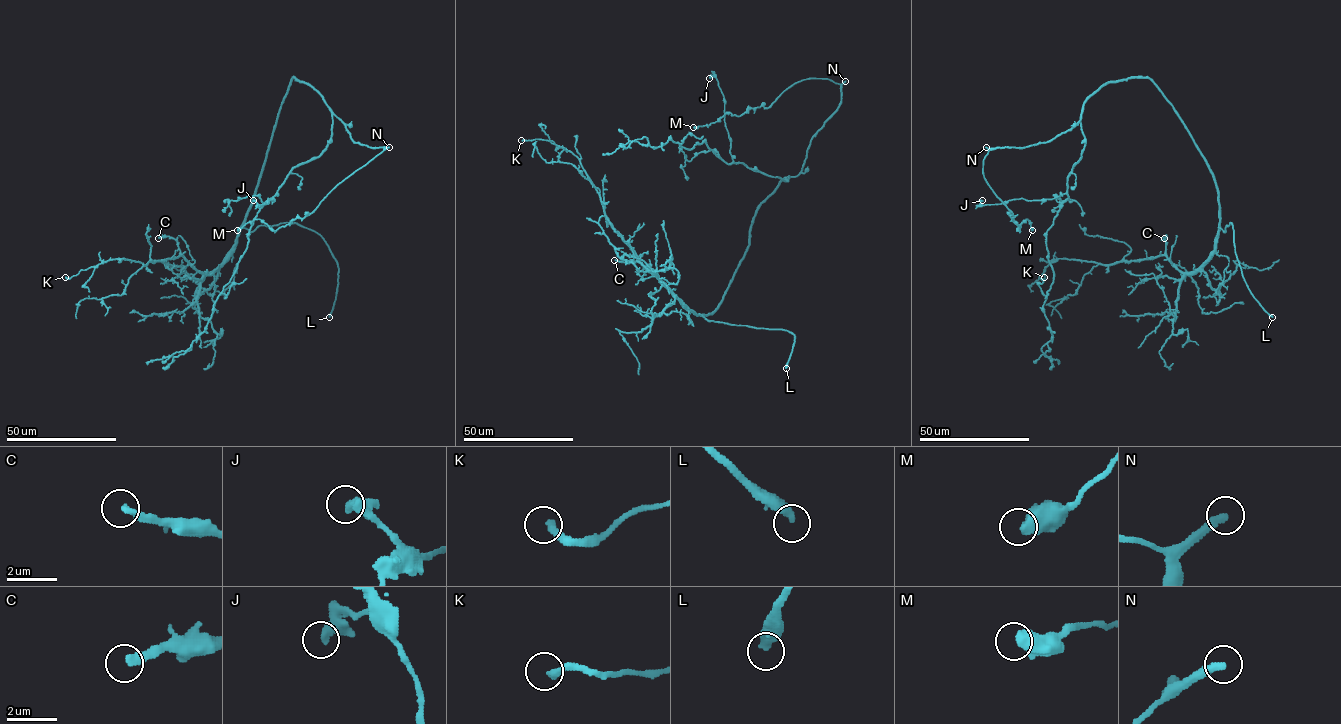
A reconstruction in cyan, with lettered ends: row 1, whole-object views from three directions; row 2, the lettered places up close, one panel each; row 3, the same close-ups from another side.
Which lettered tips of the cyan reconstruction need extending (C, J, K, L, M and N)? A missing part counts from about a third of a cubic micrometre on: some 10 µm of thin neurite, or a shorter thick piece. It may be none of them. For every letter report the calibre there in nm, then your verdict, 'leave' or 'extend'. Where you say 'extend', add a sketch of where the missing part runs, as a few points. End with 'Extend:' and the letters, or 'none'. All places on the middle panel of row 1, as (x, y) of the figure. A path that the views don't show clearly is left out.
C: calibre 280 nm; extend
J: calibre 360 nm; leave
K: calibre 280 nm; leave
L: calibre 400 nm; extend
M: calibre 600 nm; leave
N: calibre 300 nm; extend
Extend: C, L, N

